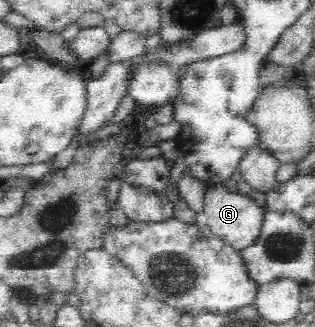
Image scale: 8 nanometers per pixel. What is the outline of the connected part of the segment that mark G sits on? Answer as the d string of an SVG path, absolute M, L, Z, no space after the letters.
M223 185L212 187L205 192L204 215L206 215L207 227L212 234L235 250L245 250L253 246L259 238L263 222L263 208L247 196L230 192Z

